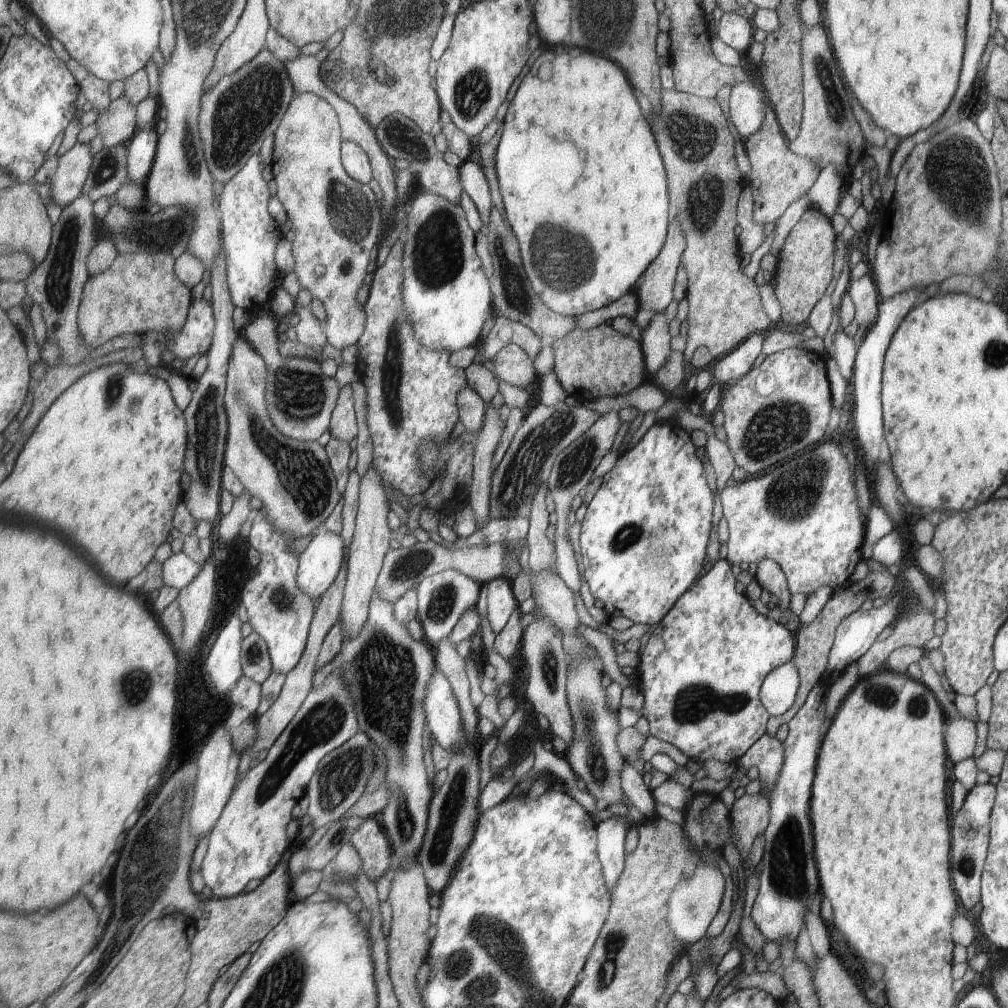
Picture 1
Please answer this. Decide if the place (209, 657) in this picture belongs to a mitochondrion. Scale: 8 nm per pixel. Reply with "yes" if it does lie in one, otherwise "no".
no

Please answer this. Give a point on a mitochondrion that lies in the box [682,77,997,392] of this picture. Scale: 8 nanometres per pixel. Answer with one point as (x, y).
(959, 178)

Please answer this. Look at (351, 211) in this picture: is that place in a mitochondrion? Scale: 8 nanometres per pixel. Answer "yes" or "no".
yes

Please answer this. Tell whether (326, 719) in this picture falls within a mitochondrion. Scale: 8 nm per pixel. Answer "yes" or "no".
yes

